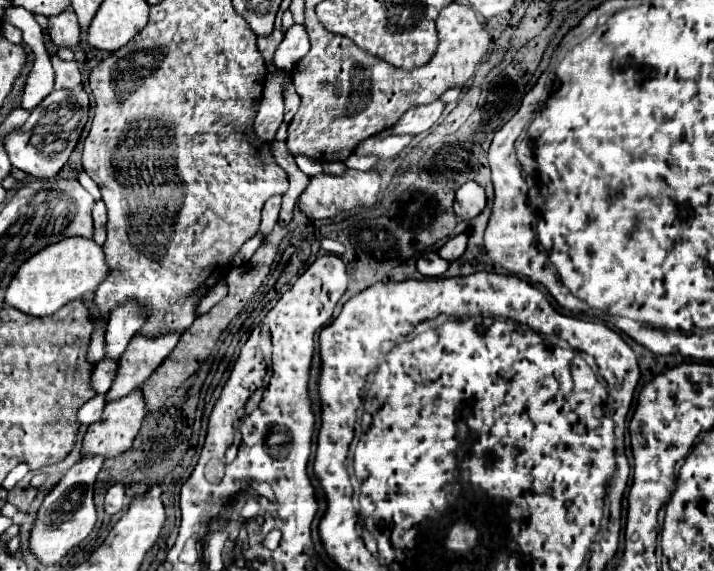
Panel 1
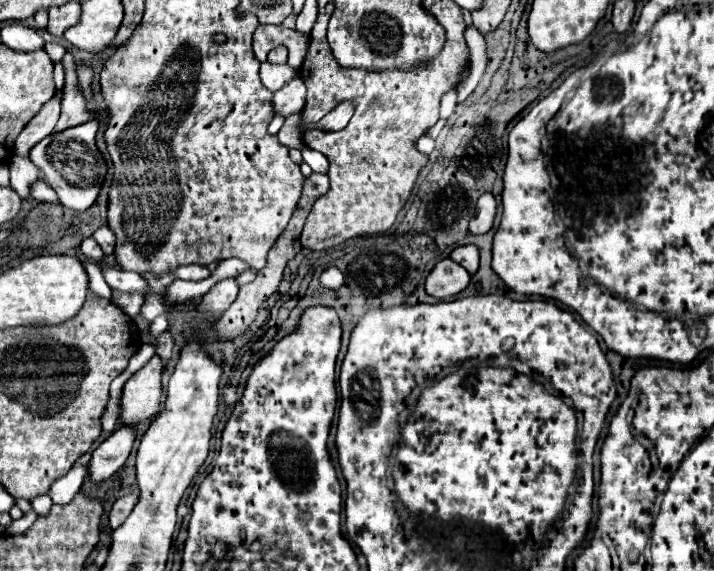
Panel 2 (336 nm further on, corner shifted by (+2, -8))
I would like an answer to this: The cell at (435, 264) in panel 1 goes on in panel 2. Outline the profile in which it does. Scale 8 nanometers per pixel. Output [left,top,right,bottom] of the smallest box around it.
[426,258,470,300]

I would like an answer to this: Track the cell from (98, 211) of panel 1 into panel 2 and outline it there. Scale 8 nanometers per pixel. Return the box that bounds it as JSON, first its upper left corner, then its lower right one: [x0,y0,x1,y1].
[92,226,116,256]

